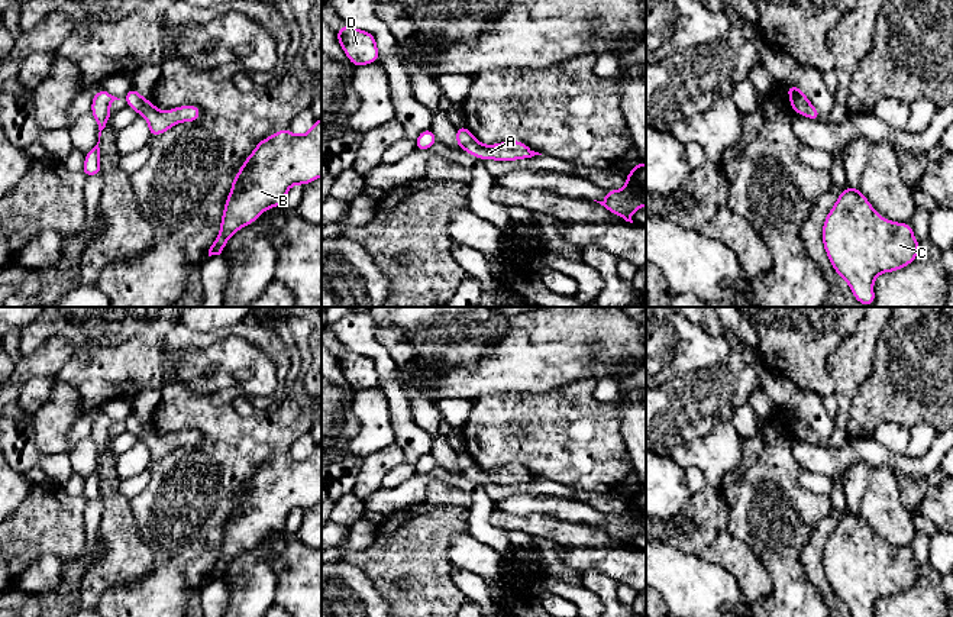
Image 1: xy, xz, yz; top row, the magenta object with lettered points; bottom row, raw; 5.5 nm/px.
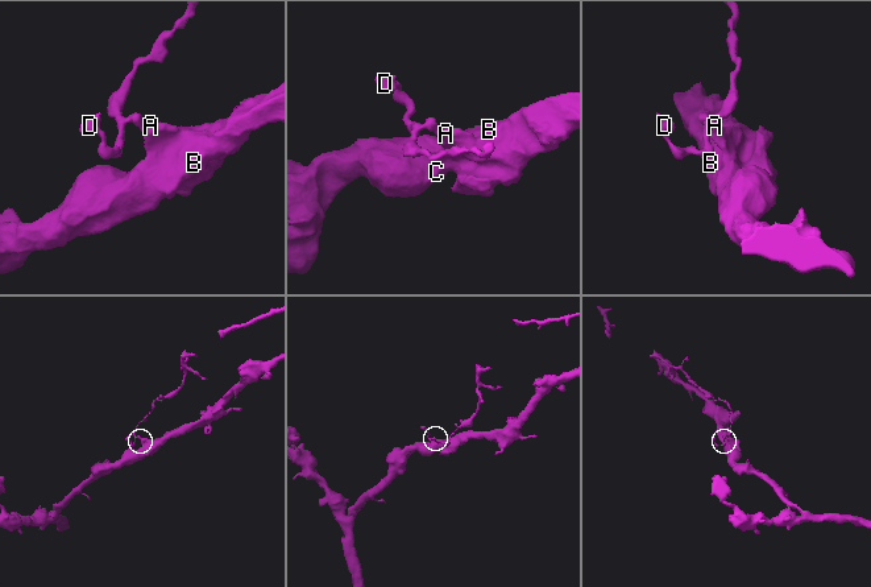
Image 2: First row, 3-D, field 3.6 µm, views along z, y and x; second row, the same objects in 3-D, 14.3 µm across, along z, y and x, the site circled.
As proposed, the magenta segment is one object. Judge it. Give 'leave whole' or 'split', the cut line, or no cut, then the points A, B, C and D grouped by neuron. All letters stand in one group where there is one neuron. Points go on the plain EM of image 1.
split; cut xz (475, 464), (462, 472); groups A B C / D

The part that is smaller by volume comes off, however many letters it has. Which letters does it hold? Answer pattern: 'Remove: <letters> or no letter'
Remove: D

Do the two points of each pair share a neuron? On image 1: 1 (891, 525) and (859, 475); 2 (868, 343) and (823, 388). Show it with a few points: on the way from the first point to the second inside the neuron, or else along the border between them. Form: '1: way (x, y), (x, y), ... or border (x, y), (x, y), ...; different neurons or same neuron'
1: border (875, 467), (868, 487), (855, 509); different neurons
2: border (839, 346), (827, 358), (832, 394); different neurons

